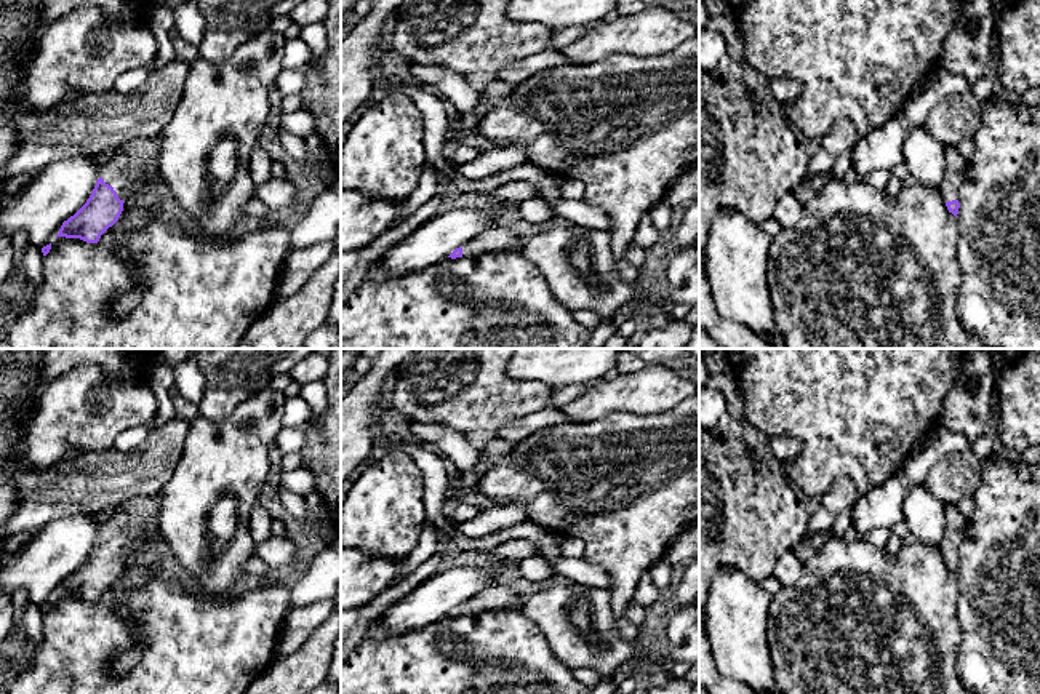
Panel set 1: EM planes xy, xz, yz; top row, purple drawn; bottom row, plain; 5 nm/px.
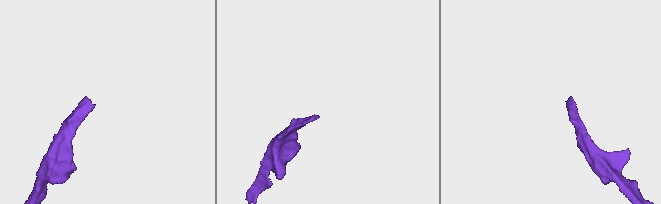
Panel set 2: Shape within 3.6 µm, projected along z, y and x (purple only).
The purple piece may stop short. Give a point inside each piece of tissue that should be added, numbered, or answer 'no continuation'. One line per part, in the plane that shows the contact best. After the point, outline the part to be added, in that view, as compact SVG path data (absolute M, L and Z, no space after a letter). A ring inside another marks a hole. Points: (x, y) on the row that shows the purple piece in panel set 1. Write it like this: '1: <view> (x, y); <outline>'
1: xy (130, 123); M173 59L149 70L146 82L133 93L86 93L72 104L18 118L21 139L3 174L34 176L53 162L114 150L101 177L120 200L133 187L160 181L162 126L182 96L189 69L187 62Z

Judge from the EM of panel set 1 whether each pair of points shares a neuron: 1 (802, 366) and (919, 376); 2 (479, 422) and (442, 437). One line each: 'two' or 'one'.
1: one
2: two

